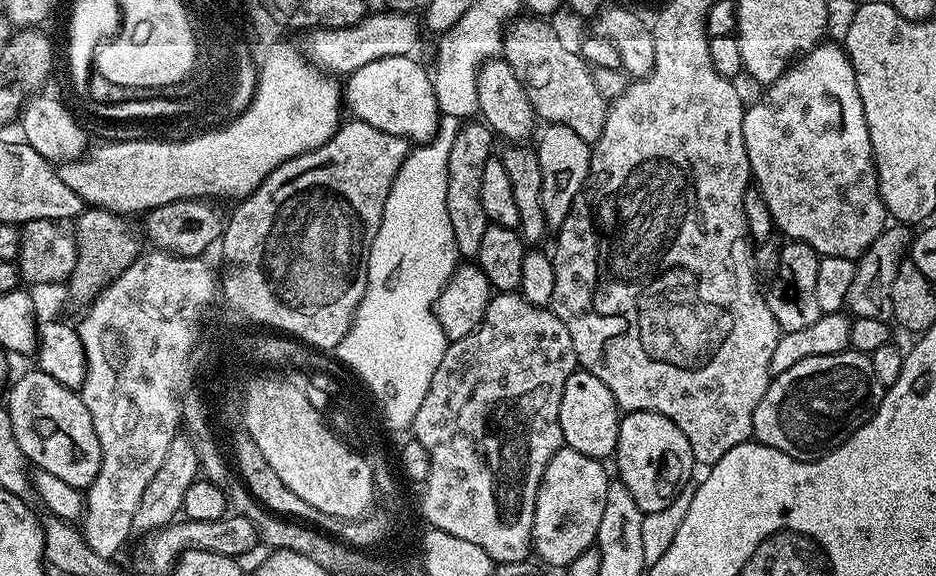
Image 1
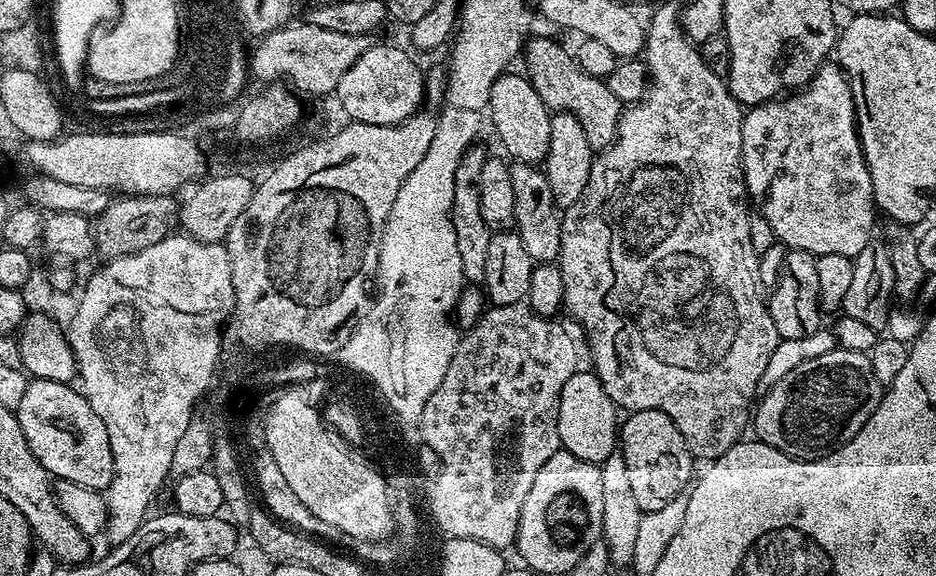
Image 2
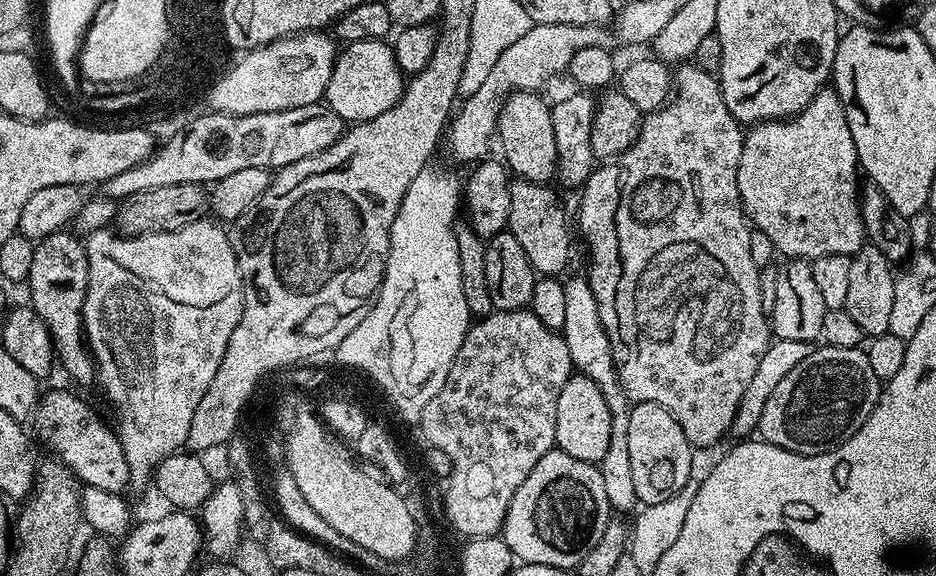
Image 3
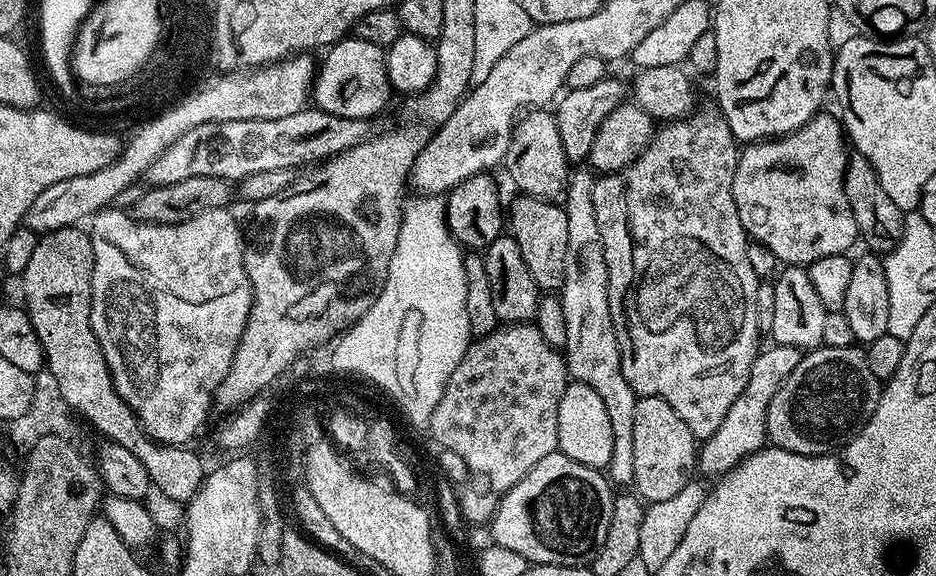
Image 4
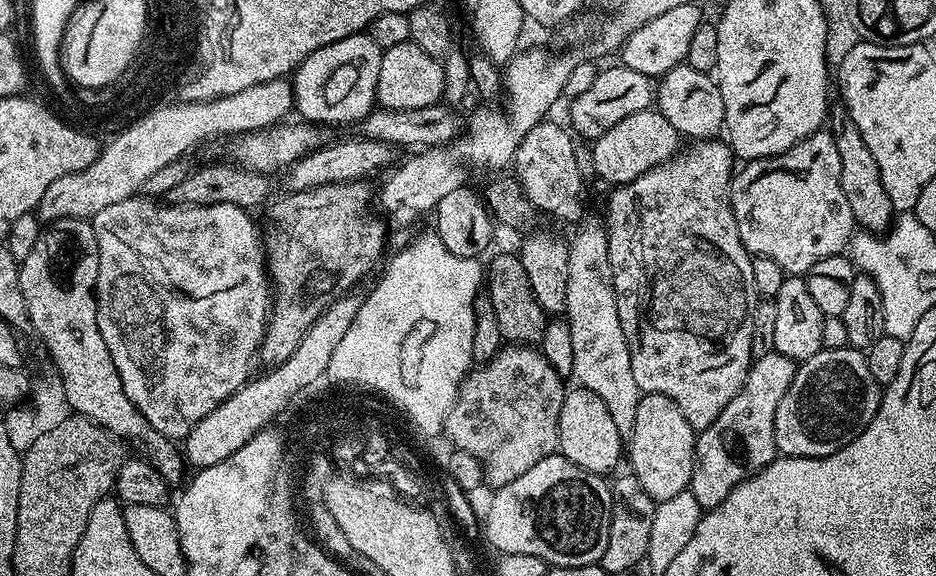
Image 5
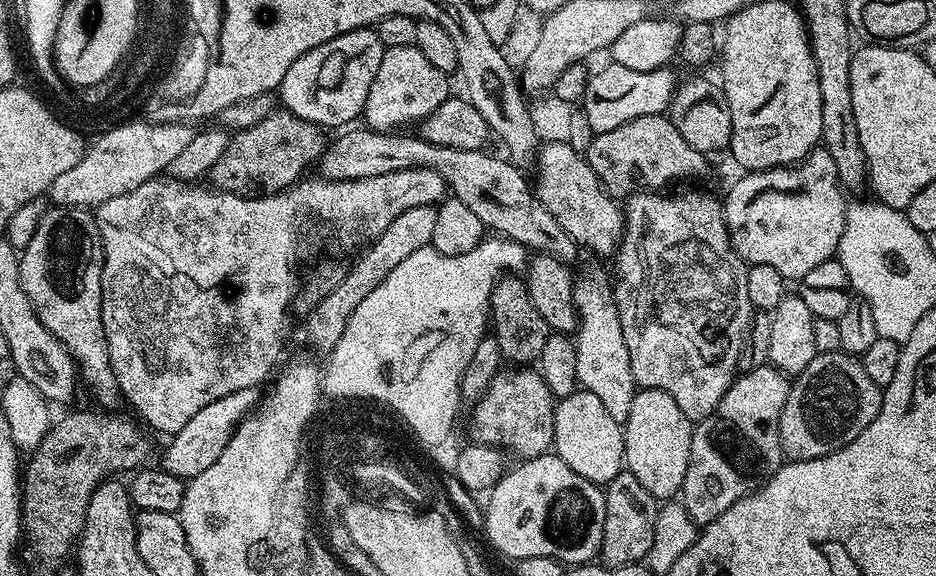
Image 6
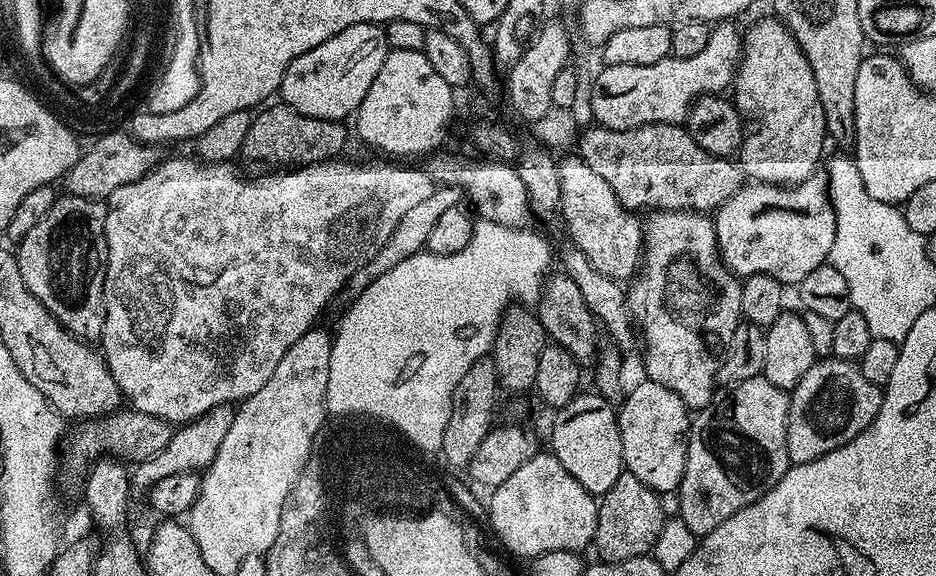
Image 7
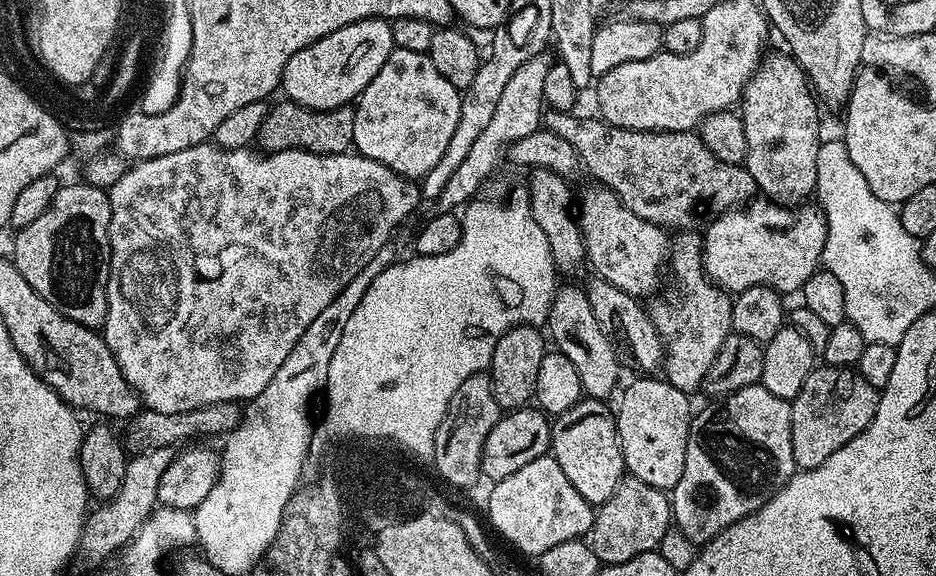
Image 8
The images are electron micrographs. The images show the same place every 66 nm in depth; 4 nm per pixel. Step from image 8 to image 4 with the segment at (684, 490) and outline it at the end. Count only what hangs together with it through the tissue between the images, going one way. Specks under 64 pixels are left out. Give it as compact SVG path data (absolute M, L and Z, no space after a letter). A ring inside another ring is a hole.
M773 343L771 347L765 347L756 355L756 361L750 370L750 378L742 394L738 394L734 406L730 406L726 418L722 418L722 426L718 426L718 430L714 430L710 439L699 445L698 468L701 473L704 471L706 475L712 476L711 478L724 476L738 467L747 456L752 456L765 447L768 440L766 414L770 402L774 394L778 394L782 382L790 378L794 366L798 366L802 355L801 349L794 346Z

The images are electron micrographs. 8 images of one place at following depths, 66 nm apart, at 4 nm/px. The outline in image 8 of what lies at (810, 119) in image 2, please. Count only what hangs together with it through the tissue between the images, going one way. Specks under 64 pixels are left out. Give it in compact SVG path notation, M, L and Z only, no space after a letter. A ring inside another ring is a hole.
M757 198L741 207L722 214L703 229L704 270L713 284L729 294L750 290L750 286L773 288L778 293L799 293L804 284L821 267L826 246L828 227L819 207L785 206L774 204L764 198Z

